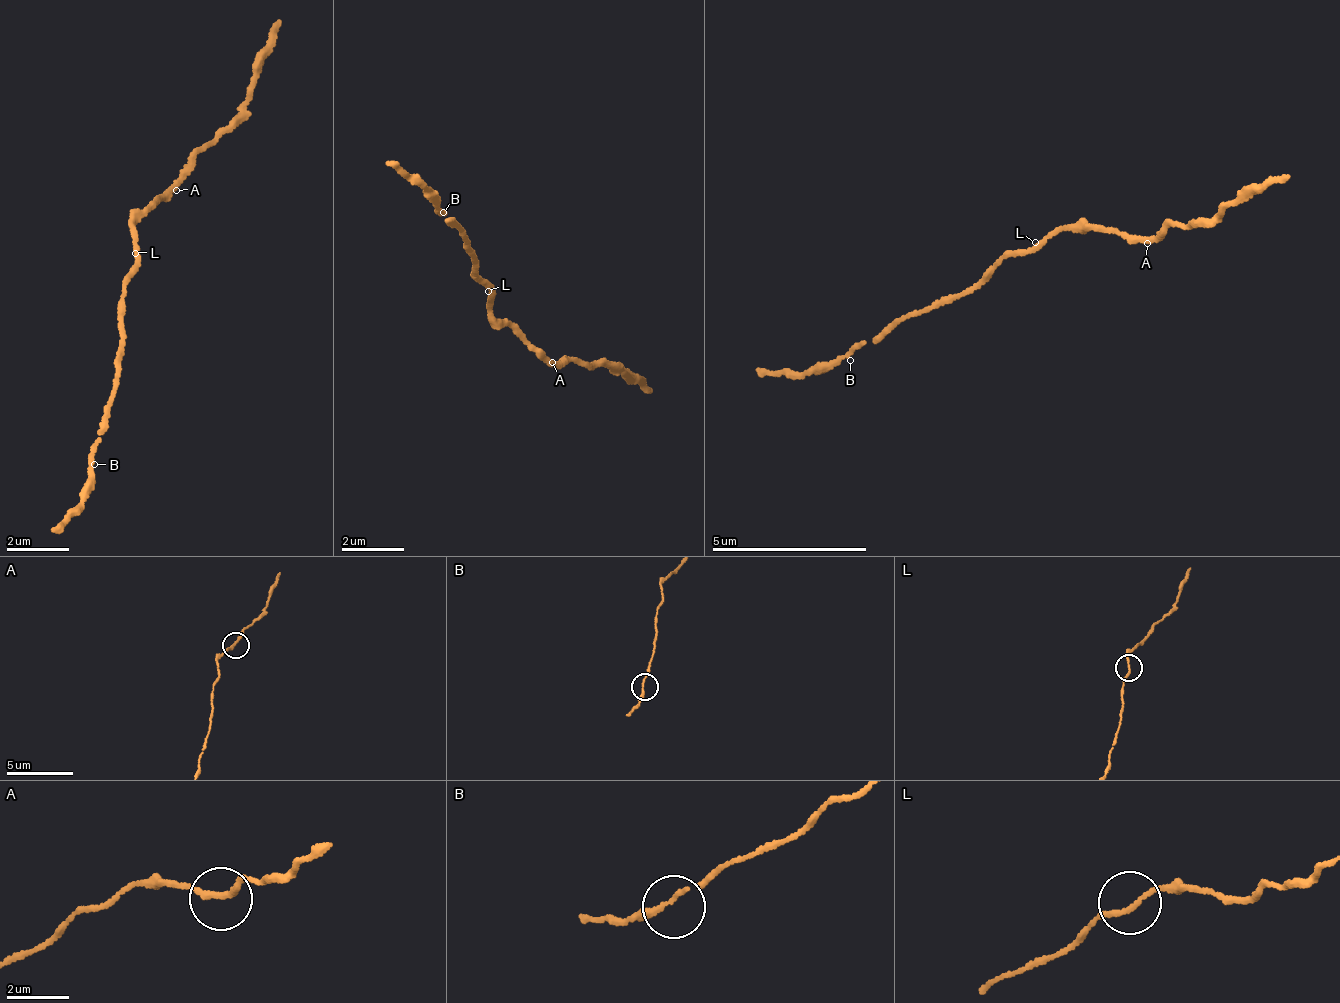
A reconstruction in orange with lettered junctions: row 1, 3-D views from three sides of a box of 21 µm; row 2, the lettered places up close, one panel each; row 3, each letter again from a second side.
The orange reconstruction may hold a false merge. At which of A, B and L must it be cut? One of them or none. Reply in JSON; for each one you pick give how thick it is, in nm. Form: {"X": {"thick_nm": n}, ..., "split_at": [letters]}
{"split_at": []}

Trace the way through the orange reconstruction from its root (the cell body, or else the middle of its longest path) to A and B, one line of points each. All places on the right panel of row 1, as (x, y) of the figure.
A: (1035, 249), (1050, 233), (1067, 227), (1086, 232), (1096, 227), (1135, 235), (1145, 245)
B: (1035, 249), (998, 265), (983, 281), (949, 293), (868, 340), (850, 353), (850, 360)

